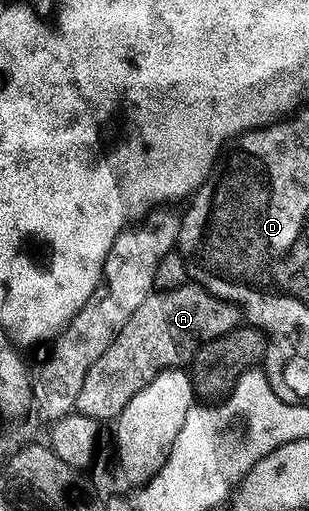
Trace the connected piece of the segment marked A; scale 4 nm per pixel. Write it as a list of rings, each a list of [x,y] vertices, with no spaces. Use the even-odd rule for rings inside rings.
[[[188,283],[176,289],[153,291],[129,315],[129,323],[105,347],[103,354],[89,367],[85,374],[85,383],[77,395],[75,412],[92,417],[100,423],[110,422],[119,416],[119,412],[161,371],[182,369],[190,366],[195,352],[204,341],[225,335],[239,328],[241,314],[239,308],[220,297],[213,297],[209,290],[200,285]]]

